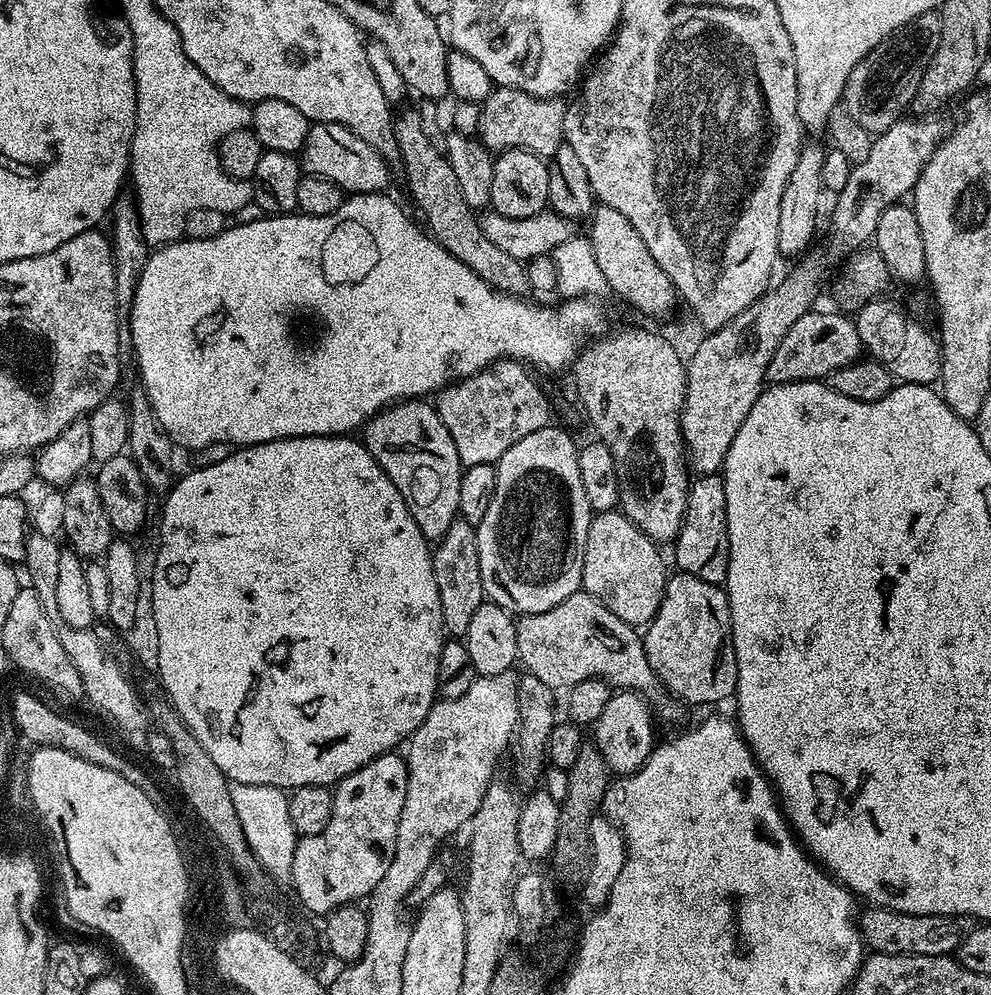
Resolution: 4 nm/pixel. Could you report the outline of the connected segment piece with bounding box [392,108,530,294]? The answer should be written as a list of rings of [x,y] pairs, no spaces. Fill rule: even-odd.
[[[408,108],[405,112],[395,113],[392,125],[394,126],[394,138],[398,142],[400,151],[399,163],[404,164],[404,176],[408,179],[408,192],[412,195],[413,202],[420,207],[421,214],[424,215],[423,223],[427,231],[445,250],[458,257],[466,266],[470,266],[470,270],[474,270],[474,274],[478,274],[478,278],[482,278],[491,288],[509,294],[527,293],[530,287],[525,265],[518,258],[510,257],[501,247],[494,246],[494,243],[483,234],[479,223],[474,219],[474,209],[466,202],[466,198],[462,198],[462,189],[458,187],[458,178],[454,175],[454,170],[450,170],[447,155],[438,147],[437,141],[435,144],[428,137],[428,132],[424,129],[423,118],[414,109]]]

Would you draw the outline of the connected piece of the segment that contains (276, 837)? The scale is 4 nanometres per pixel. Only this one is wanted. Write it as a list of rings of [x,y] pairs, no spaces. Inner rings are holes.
[[[232,784],[230,798],[234,798],[234,810],[238,810],[238,822],[242,822],[242,834],[269,877],[291,877],[296,841],[294,822],[290,822],[289,793],[274,786],[254,786],[253,784]]]

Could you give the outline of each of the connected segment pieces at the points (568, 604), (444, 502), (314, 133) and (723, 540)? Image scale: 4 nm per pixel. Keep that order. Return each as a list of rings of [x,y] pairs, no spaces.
[[[583,590],[570,594],[570,598],[558,602],[558,606],[542,614],[520,616],[516,620],[516,641],[519,663],[524,663],[528,674],[534,675],[553,690],[567,690],[583,680],[605,680],[613,689],[641,694],[649,694],[648,692],[658,688],[656,675],[646,658],[641,633],[633,625],[622,622],[618,614],[606,610],[606,606],[598,602],[598,598]]]
[[[427,399],[401,400],[393,402],[387,408],[380,409],[371,420],[363,425],[362,443],[368,453],[386,470],[390,482],[398,486],[414,522],[418,522],[418,530],[429,542],[441,540],[450,530],[452,523],[458,519],[458,486],[462,465],[458,458],[458,446],[454,446],[454,438],[450,430],[446,430],[446,422],[436,413],[435,407]]]
[[[313,123],[306,134],[304,147],[298,153],[298,159],[307,175],[326,178],[343,188],[345,193],[384,192],[387,189],[389,161],[378,154],[374,146],[362,142],[358,134],[341,124]]]
[[[700,474],[689,483],[686,510],[682,518],[680,533],[677,534],[676,568],[686,574],[694,574],[694,578],[702,578],[702,582],[723,585],[728,578],[728,523],[726,522],[726,486],[720,474]]]

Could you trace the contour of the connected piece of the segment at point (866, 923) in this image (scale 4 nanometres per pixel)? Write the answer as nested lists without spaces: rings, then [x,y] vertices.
[[[875,906],[865,909],[858,916],[861,937],[872,952],[882,952],[885,956],[952,956],[962,938],[974,927],[966,916],[906,914]]]

